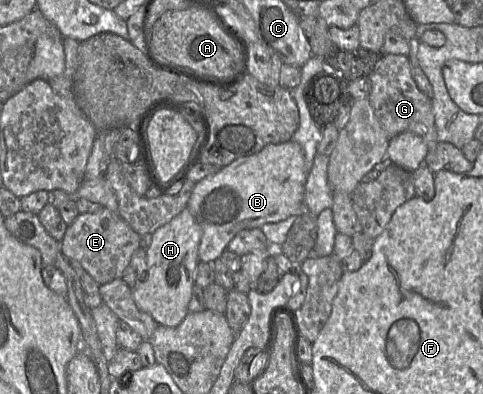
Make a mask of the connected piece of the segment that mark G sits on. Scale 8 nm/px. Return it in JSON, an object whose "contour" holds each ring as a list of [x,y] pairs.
{"contour":[[[384,54],[375,70],[369,75],[371,92],[368,97],[376,117],[386,131],[389,139],[411,131],[424,139],[429,149],[437,144],[437,130],[431,99],[417,86],[409,57],[398,54]]]}

